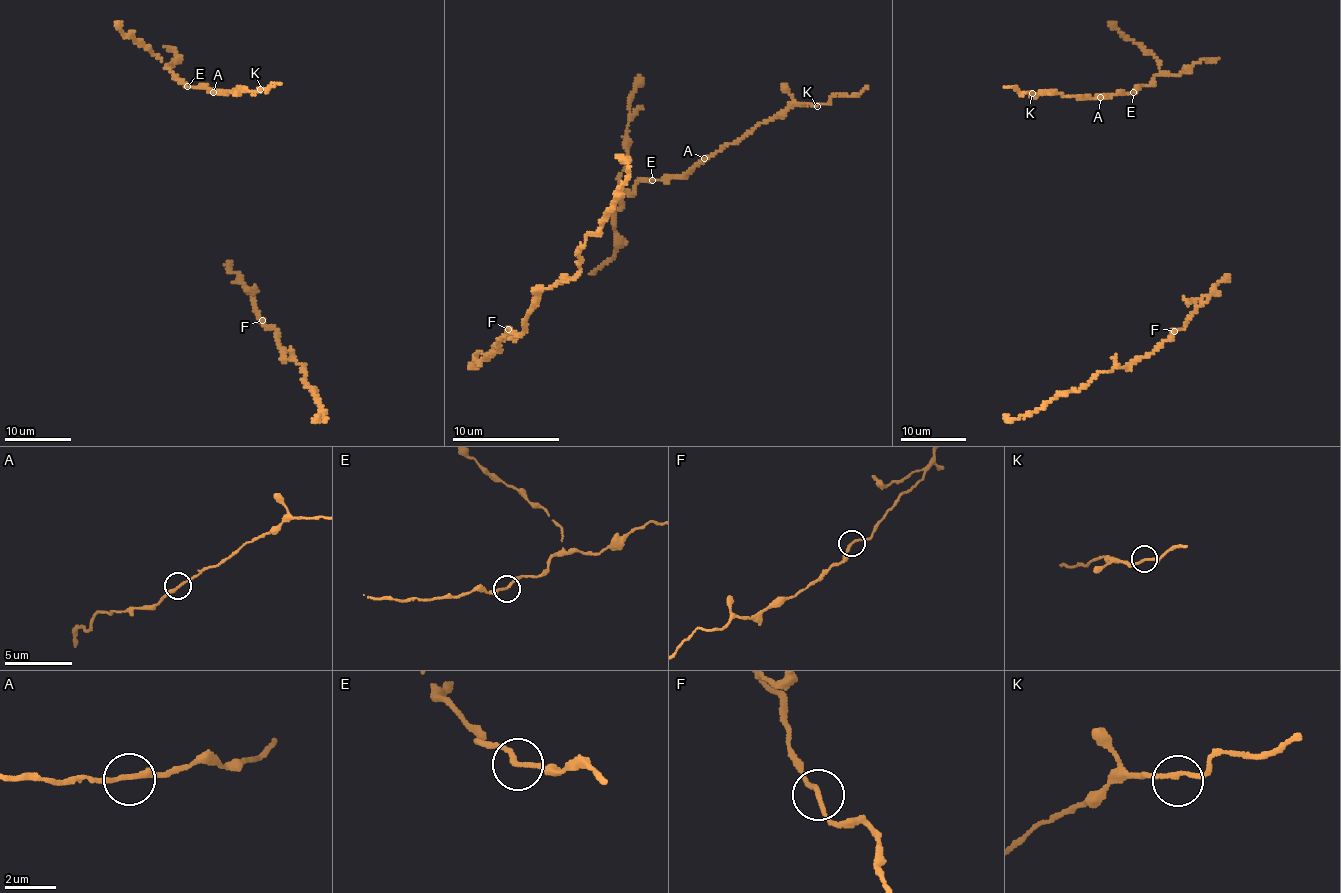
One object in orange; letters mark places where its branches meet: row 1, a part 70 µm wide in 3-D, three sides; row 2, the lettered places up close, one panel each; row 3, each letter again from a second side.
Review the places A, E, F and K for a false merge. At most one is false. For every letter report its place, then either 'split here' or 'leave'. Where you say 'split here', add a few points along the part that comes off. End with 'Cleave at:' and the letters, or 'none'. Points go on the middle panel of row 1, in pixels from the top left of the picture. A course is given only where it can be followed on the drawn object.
A: place (704, 158); leave
E: place (652, 180); leave
F: place (508, 329); leave
K: place (817, 106); leave
Cleave at: none

